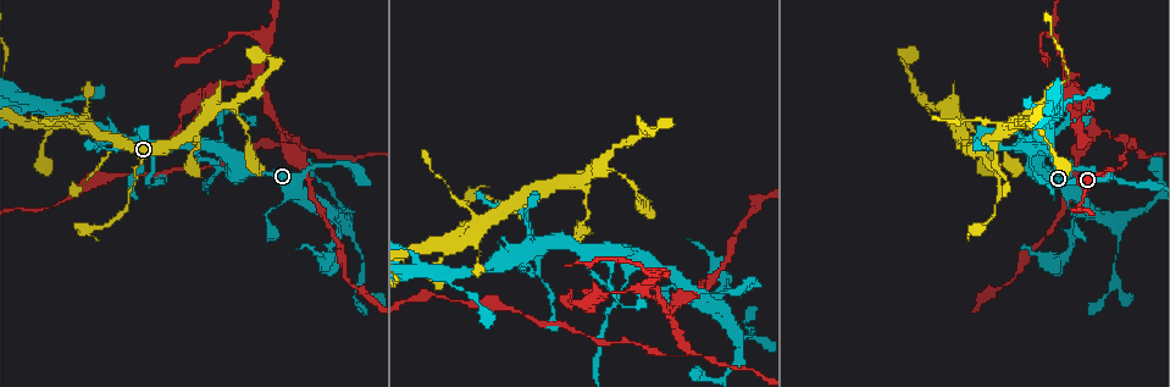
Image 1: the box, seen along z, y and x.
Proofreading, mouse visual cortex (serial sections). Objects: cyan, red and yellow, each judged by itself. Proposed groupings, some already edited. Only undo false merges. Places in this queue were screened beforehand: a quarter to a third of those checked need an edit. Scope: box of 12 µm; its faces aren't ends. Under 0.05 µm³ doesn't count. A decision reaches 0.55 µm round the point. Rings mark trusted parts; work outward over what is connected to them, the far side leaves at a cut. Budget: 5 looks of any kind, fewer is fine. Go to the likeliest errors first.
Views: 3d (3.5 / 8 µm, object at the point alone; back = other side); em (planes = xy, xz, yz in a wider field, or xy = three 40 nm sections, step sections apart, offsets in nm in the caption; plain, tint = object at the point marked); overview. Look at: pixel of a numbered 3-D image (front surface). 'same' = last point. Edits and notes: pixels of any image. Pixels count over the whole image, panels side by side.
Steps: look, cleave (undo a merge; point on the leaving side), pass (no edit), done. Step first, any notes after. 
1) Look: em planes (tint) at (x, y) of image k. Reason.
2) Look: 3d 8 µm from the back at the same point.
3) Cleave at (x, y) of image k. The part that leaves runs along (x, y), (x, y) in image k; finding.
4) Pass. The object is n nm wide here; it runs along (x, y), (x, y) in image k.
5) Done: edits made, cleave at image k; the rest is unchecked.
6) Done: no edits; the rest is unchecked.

Look: 3d 3.5 µm at (295, 140) of image 1. Abrupt turn.

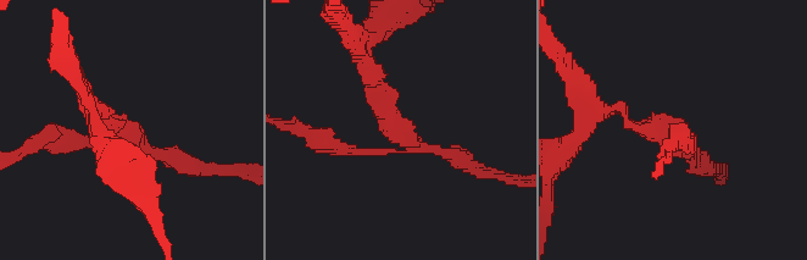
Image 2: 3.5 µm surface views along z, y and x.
Look: em xy step 3 (tint) at (399, 138) of image 2. 3 arms meet here; the arms are 150, 200, 200 nm wide; need the tissue.

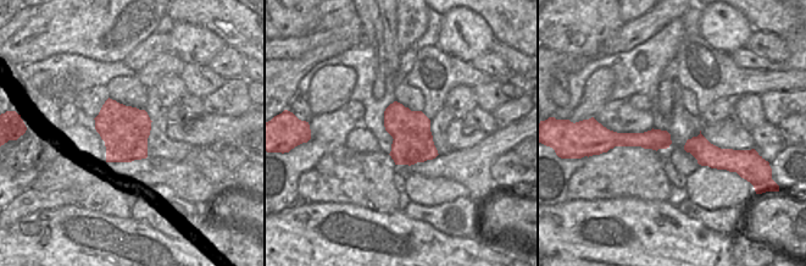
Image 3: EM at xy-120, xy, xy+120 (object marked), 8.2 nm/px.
Cleave at (387, 112) of image 2. The part that leaves runs along (401, 143), (361, 53) in image 2; a second cell is stuck on.

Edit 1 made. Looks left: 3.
Look: 3d 8 µm at (628, 283) of image 1. Thick turns thin.

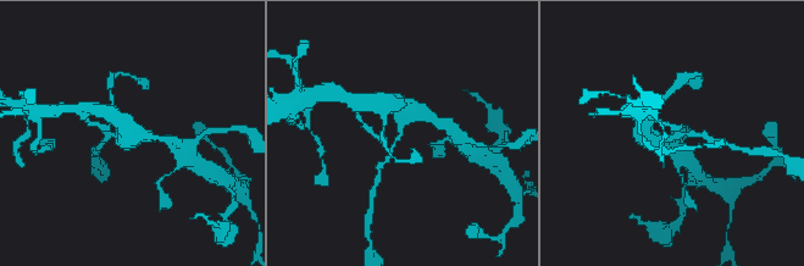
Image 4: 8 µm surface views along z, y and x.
Look: 3d 3.5 µm at (401, 135) of image 4.

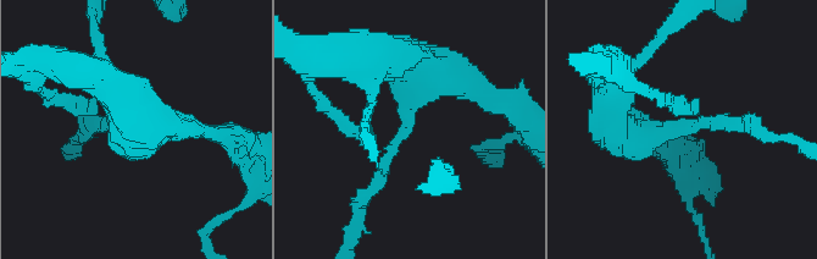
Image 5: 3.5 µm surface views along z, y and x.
Look: em xy step 1 (tint) at (682, 133) of image 5. The arms are 150, 450 nm wide.

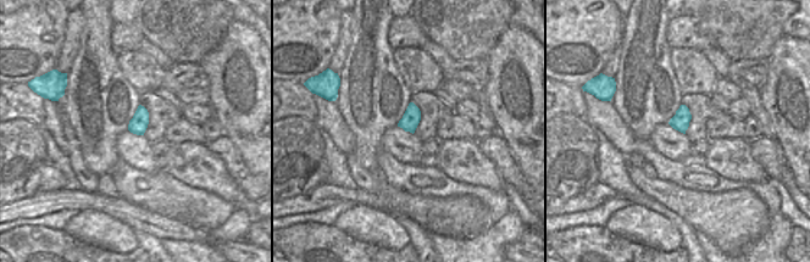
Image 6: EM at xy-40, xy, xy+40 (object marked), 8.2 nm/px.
Pass. It runs along (629, 125), (629, 136), (745, 125) in image 5; continuous, no second cell.

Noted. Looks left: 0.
Done: edits made, cleave at image 2; the rest is unchecked.

